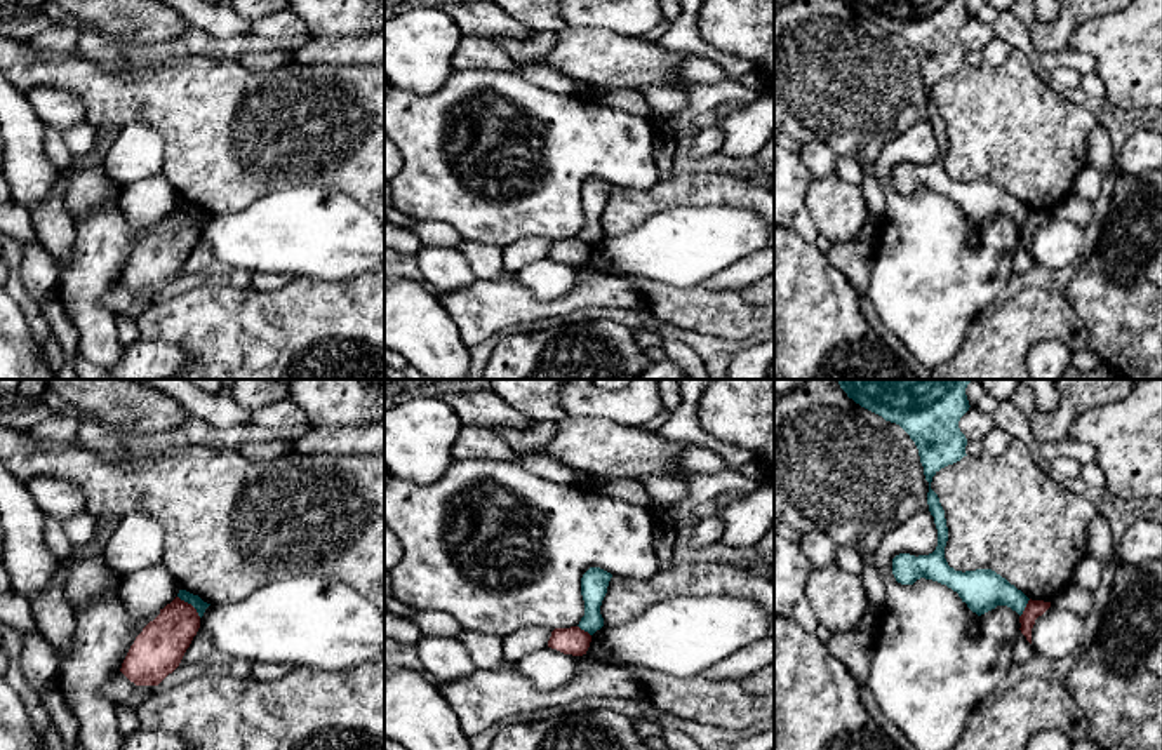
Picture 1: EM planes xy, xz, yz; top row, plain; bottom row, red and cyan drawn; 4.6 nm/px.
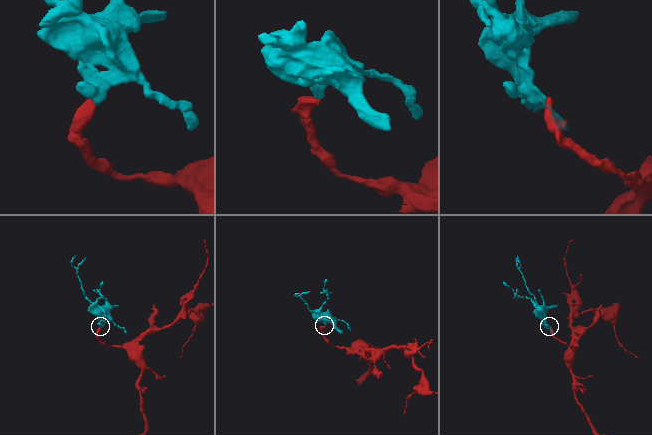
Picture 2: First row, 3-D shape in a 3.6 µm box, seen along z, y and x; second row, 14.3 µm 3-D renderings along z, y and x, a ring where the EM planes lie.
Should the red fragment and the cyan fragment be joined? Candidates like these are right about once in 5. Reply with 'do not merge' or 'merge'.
do not merge

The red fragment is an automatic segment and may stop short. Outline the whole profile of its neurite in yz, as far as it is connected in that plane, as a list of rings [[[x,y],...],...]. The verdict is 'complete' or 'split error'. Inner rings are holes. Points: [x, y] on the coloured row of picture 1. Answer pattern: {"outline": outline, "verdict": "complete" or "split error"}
{"outline": [[[1030,599],[1023,614],[1019,616],[1019,623],[1021,623],[1019,630],[1030,644],[1032,644],[1032,628],[1035,625],[1035,619],[1042,616],[1049,607],[1051,607],[1051,602]]], "verdict": "complete"}

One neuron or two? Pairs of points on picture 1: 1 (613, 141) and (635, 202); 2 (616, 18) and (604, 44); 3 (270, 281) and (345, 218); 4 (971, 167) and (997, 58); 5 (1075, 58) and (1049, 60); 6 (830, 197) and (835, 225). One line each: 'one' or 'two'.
1: two
2: two
3: two
4: two
5: one
6: one

